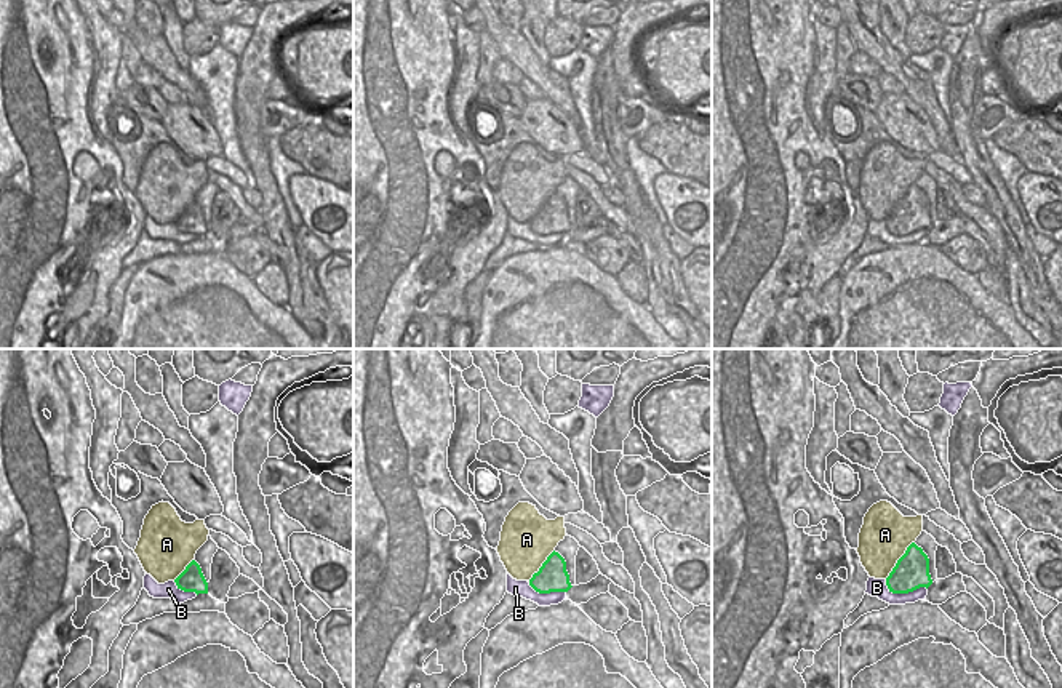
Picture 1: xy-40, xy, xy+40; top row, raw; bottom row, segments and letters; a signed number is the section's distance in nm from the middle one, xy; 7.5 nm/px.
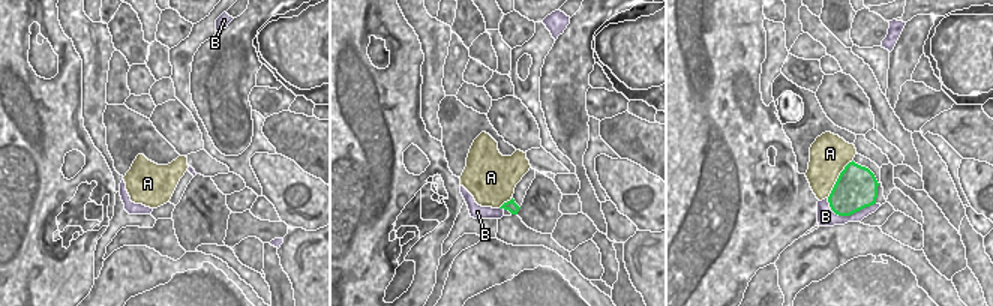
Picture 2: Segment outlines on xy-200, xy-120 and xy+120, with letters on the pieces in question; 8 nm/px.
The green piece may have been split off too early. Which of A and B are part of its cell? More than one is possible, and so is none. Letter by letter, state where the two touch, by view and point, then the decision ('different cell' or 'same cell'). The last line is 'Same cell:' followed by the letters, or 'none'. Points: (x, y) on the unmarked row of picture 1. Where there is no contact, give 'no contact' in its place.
A: xy+40 (898, 202) | same cell
B: xy+40 (904, 234) | different cell
Same cell: A

